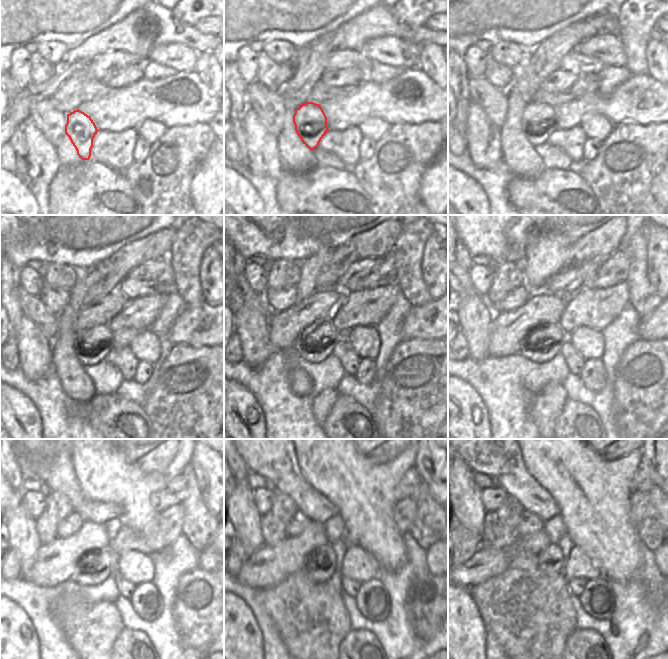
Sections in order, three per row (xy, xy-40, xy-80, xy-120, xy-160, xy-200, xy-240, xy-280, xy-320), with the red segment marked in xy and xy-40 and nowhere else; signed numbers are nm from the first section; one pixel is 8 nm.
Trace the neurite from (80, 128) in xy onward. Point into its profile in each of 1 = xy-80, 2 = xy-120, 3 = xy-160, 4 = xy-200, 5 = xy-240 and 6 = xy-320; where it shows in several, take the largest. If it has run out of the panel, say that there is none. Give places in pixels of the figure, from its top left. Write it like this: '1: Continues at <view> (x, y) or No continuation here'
1: Continues at xy-80 (538, 123)
2: Continues at xy-120 (91, 346)
3: Continues at xy-160 (317, 343)
4: Continues at xy-200 (543, 342)
5: Continues at xy-240 (95, 570)
6: Continues at xy-320 (550, 560).

